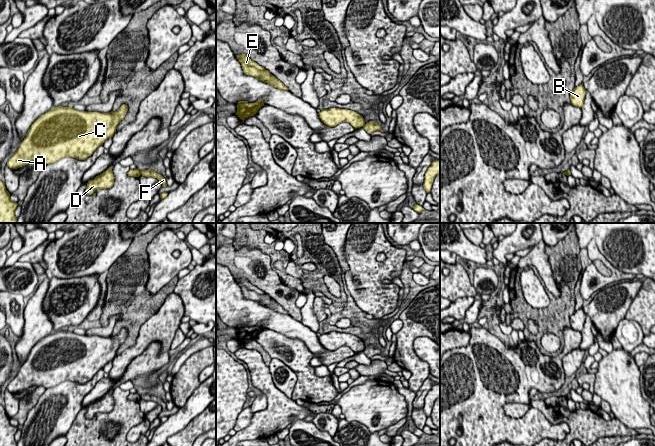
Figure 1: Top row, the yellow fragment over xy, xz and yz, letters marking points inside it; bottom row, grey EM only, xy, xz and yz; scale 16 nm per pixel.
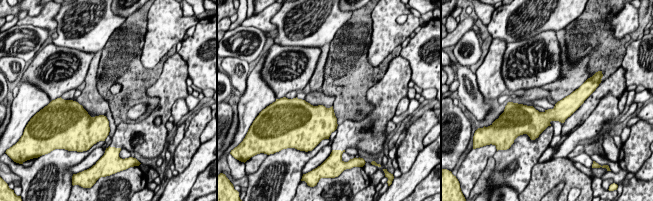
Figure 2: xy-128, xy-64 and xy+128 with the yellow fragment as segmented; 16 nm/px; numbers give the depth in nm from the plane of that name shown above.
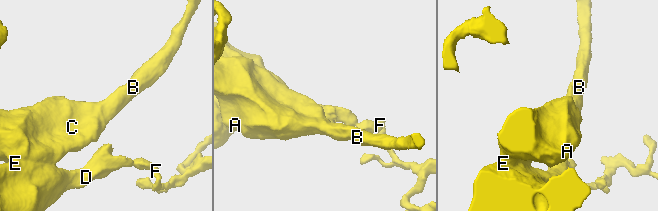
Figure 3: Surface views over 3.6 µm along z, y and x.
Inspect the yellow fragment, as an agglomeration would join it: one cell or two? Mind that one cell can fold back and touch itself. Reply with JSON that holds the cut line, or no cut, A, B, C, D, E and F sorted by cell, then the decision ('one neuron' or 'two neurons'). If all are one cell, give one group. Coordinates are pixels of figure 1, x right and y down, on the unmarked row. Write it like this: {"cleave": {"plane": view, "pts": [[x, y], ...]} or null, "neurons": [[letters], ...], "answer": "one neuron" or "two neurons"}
{"cleave": {"plane": "xy", "pts": [[139, 395], [141, 398]]}, "neurons": [["A", "B", "C", "D", "E"], ["F"]], "answer": "two neurons"}

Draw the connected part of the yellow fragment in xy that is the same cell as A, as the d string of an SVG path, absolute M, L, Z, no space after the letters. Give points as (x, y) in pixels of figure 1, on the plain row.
M126 328L109 337L78 335L72 330L52 332L33 346L18 374L7 385L7 390L14 394L32 386L55 387L64 381L85 384L108 362L113 361L127 335Z

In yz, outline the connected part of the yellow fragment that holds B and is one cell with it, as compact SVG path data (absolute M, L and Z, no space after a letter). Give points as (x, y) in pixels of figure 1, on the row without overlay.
M583 307L580 308L579 310L575 311L570 316L571 328L573 330L581 332L583 330L583 327L584 327L586 316L587 315L585 314Z

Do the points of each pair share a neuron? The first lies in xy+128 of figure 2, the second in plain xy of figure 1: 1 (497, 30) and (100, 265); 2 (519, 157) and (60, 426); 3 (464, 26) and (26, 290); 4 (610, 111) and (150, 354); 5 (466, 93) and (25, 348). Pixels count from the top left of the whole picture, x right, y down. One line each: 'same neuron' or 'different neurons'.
1: same neuron
2: same neuron
3: different neurons
4: same neuron
5: different neurons

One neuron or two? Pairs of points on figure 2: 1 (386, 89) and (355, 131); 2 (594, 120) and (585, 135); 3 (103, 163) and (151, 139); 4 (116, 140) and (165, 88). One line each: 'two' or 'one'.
1: one
2: one
3: one
4: one

